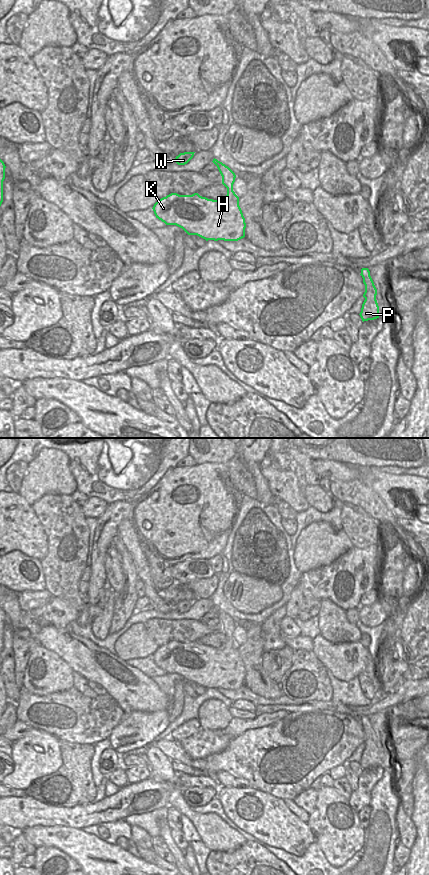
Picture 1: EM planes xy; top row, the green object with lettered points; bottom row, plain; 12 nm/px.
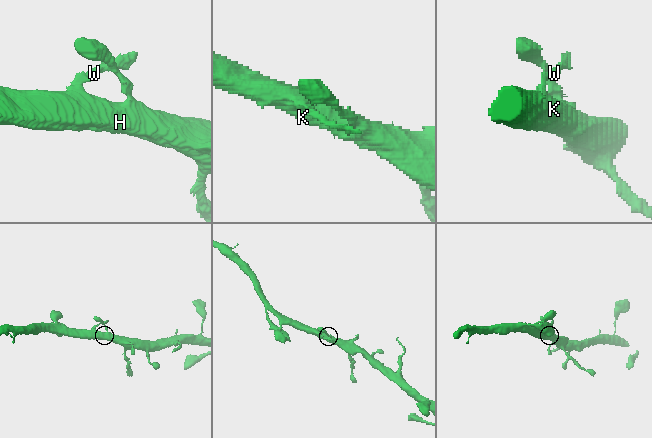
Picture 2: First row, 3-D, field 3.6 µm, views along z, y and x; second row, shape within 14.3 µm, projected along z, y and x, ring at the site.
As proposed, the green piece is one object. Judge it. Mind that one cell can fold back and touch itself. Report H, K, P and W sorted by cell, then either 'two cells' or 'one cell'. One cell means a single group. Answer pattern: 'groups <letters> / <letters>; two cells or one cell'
groups H K P W; one cell

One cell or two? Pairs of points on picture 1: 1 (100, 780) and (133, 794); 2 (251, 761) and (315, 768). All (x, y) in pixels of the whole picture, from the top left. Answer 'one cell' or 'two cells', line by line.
1: two cells
2: one cell

